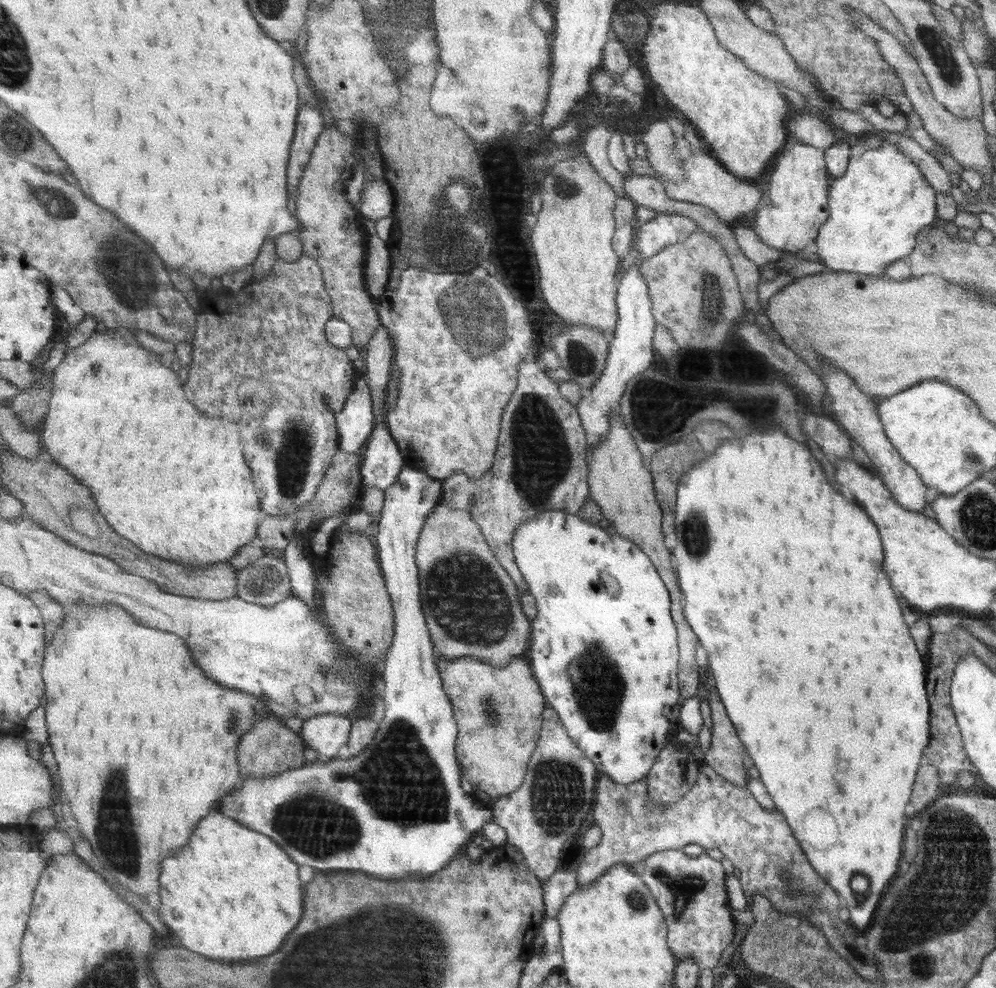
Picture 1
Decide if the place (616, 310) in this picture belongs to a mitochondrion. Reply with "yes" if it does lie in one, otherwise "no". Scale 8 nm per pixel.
no

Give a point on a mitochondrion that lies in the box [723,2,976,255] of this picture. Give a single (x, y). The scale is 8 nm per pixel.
(940, 55)

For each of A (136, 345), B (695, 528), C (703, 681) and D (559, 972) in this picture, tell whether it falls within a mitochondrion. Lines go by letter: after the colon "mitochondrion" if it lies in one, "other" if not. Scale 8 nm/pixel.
A: other
B: mitochondrion
C: other
D: other

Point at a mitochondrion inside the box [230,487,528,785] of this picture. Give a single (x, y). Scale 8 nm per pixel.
(482, 614)

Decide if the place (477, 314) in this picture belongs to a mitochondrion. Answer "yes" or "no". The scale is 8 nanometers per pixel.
yes

